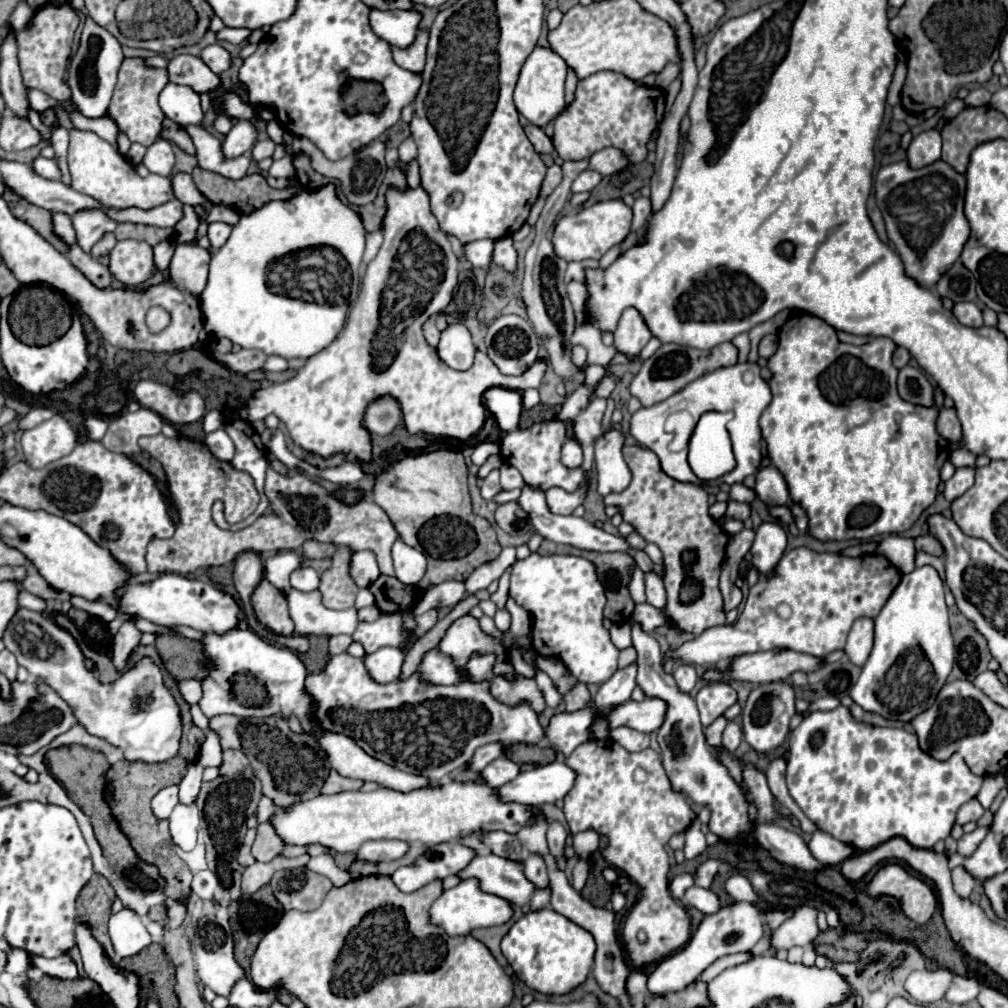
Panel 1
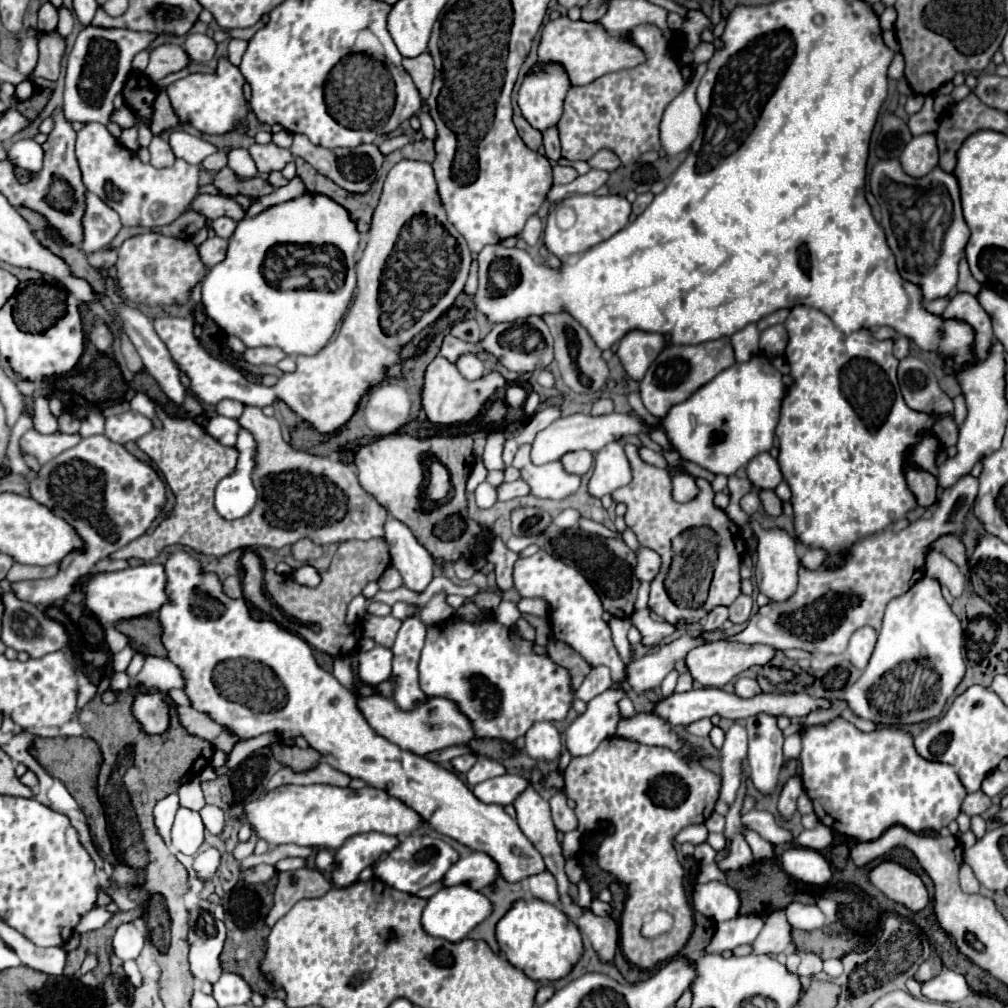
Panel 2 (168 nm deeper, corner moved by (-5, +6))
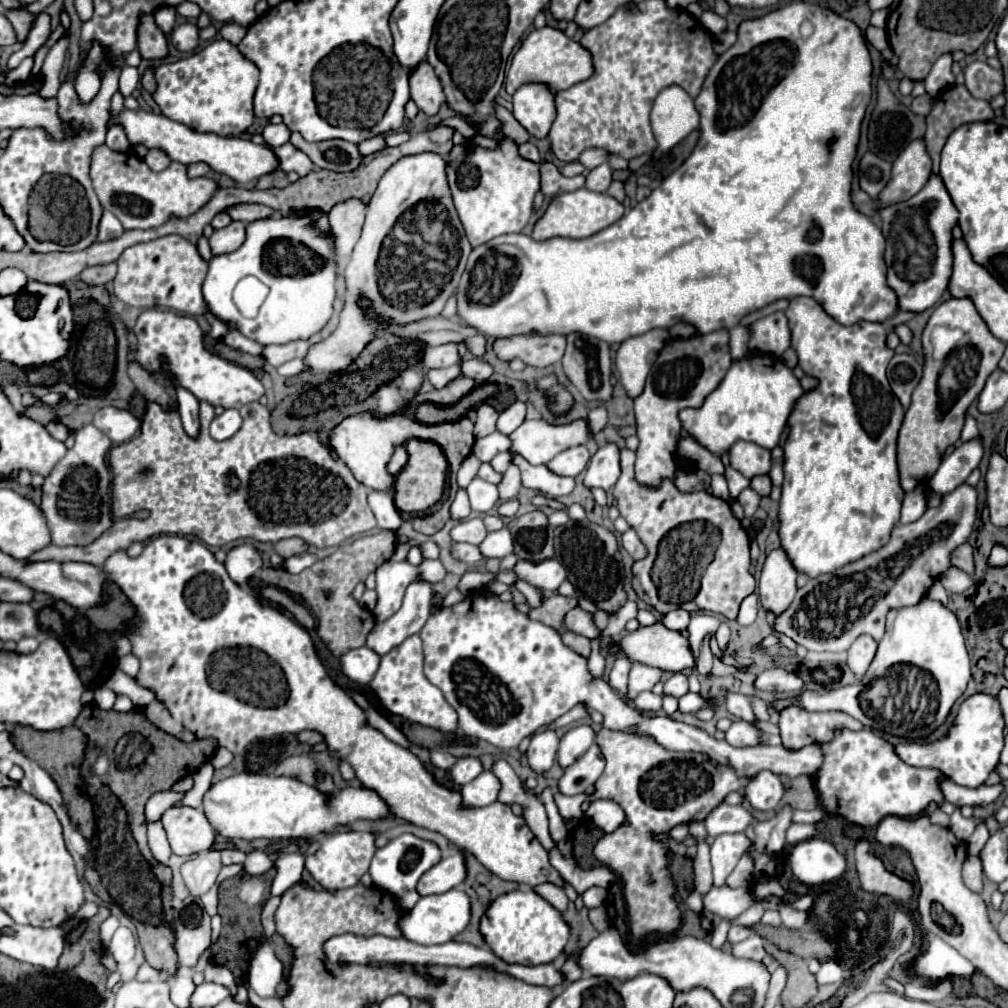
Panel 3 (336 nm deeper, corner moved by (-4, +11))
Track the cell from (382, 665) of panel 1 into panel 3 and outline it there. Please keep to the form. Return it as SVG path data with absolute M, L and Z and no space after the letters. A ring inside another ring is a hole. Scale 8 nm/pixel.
M369 647L351 649L341 657L341 671L359 685L367 685L379 669L381 657Z

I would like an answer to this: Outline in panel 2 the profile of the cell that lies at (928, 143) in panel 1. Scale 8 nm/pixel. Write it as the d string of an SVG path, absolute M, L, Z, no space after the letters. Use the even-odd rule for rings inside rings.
M934 134L914 136L912 142L908 142L908 146L902 150L900 162L902 162L904 172L914 178L928 174L938 164L936 136Z

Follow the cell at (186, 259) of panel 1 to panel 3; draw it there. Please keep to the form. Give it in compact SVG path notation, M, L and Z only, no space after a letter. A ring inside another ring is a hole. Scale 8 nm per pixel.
M231 221L231 225L217 229L211 239L211 251L213 255L223 255L223 253L233 253L235 249L239 249L239 245L243 245L245 241L245 221Z

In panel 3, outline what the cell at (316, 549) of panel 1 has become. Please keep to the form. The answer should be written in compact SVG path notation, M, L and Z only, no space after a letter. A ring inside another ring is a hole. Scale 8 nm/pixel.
M291 537L291 539L277 541L277 543L273 545L273 549L275 549L283 559L287 559L287 557L293 557L293 555L301 555L301 553L305 553L305 551L309 549L309 545L307 545L303 539L299 539L299 537Z

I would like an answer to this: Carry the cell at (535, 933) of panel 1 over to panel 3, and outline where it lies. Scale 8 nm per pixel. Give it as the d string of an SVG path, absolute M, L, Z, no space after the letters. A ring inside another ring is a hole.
M519 889L503 893L503 897L497 897L491 903L491 909L483 915L479 931L499 959L519 965L541 965L555 961L563 953L571 935L567 923L555 907L547 905L547 901L543 901L543 897L535 891Z

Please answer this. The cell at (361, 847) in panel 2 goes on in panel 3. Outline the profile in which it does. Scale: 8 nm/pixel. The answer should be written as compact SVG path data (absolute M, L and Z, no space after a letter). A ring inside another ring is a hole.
M349 831L349 833L333 833L321 841L319 849L313 855L307 855L305 867L311 873L311 877L327 891L347 889L359 883L359 879L367 873L371 857L375 853L375 839L373 833L365 831Z

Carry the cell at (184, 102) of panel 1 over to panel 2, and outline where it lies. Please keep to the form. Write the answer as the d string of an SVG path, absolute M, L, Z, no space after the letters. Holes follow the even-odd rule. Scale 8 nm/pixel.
M222 58L222 72L216 74L190 74L188 78L172 82L166 92L170 96L174 112L180 120L202 134L226 134L236 124L246 120L246 102L242 98L244 76L236 66Z

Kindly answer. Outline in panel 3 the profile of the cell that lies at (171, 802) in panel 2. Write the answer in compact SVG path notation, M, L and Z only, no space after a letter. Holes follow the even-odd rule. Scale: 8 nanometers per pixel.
M149 823L149 849L155 857L155 861L159 861L161 865L167 865L169 857L171 857L171 847L167 843L167 835L163 831L163 825L157 823Z

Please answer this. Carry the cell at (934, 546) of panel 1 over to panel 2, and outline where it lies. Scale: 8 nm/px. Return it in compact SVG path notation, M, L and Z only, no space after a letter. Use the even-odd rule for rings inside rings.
M946 534L944 538L938 538L936 542L932 542L932 548L936 552L942 552L946 558L950 558L954 564L958 564L960 568L966 568L968 564L968 558L966 558L966 550L964 550L964 544L952 536L952 534Z

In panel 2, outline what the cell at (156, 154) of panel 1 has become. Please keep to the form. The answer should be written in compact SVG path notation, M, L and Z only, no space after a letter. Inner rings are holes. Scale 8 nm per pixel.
M154 136L150 142L150 164L156 168L166 168L172 166L176 160L176 156L172 154L172 148L168 146L168 142L160 136Z

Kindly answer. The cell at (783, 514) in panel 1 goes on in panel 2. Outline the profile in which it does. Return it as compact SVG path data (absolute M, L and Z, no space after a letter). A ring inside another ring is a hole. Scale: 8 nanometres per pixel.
M760 490L760 500L764 504L764 510L770 514L770 516L780 516L782 514L782 502L780 498L772 492L772 490Z

